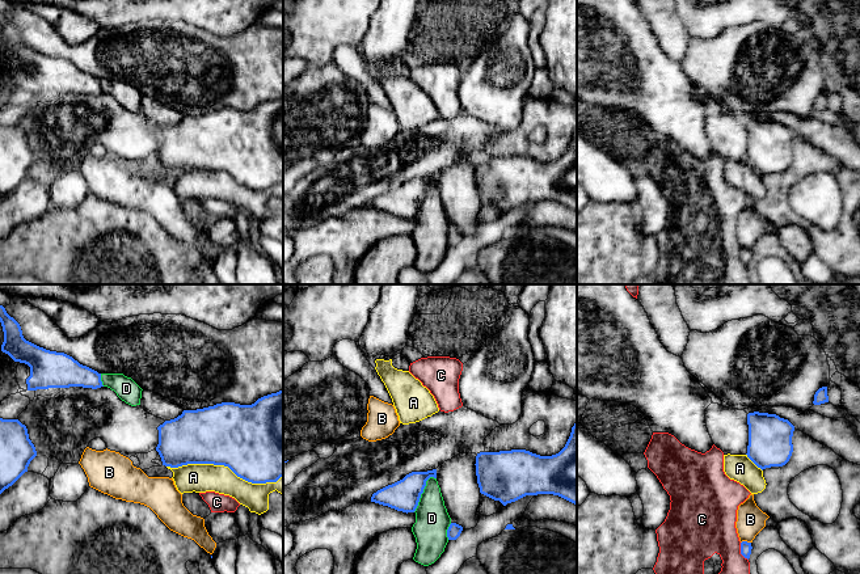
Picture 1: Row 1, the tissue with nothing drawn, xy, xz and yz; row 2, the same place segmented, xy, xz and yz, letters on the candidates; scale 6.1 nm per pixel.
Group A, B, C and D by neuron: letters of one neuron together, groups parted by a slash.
A / B / C / D

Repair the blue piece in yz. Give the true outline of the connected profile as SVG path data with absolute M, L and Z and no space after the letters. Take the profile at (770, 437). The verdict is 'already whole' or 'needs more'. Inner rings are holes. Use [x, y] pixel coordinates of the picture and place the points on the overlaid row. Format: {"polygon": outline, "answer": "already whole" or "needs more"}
{"polygon": "M749 413L747 457L762 470L785 465L793 452L794 426L776 414Z", "answer": "already whole"}

